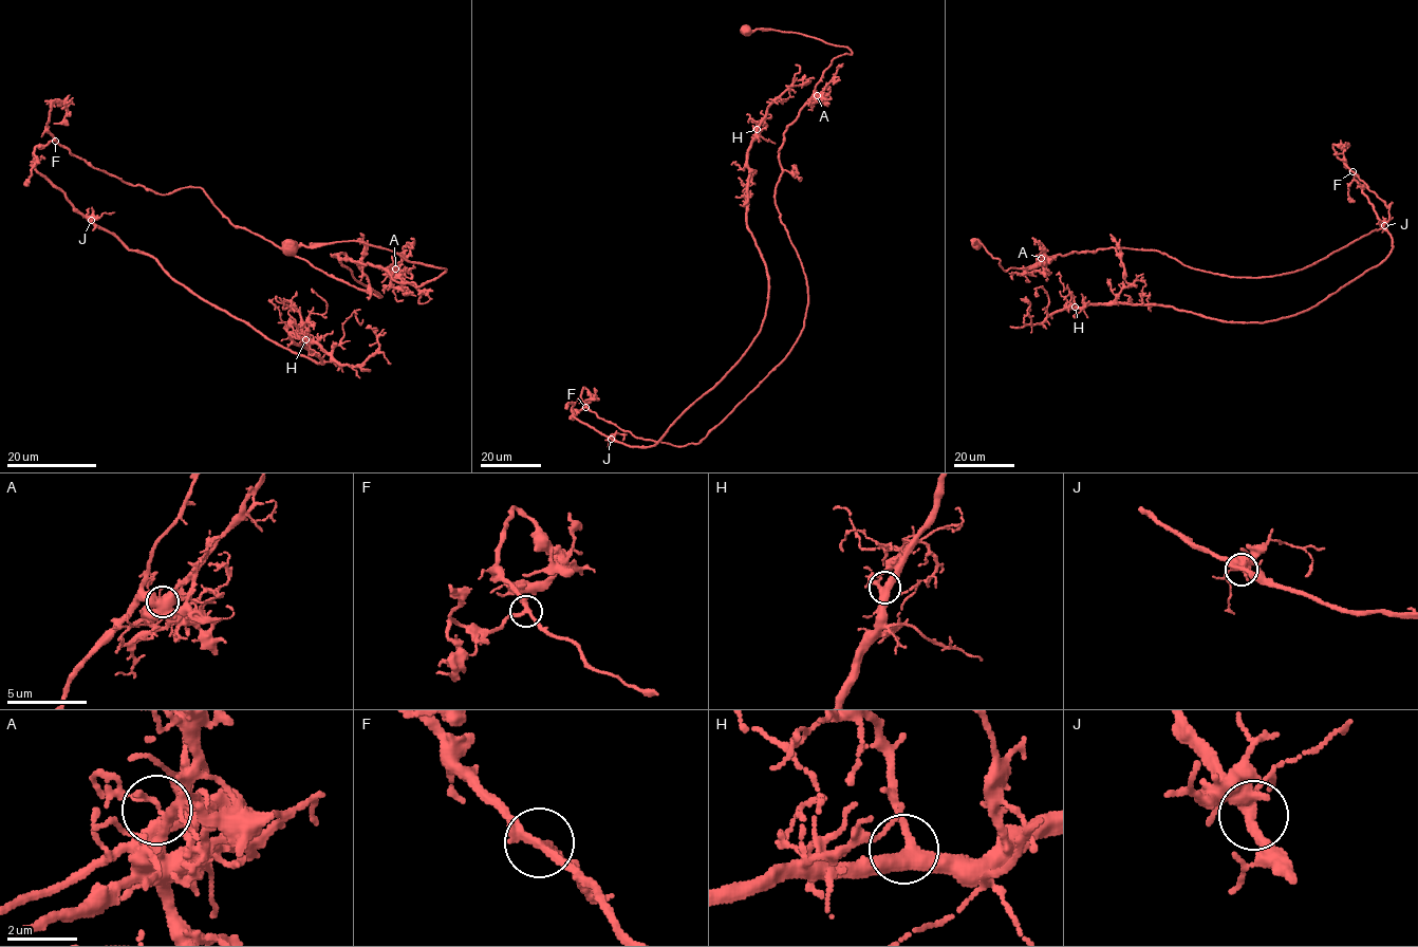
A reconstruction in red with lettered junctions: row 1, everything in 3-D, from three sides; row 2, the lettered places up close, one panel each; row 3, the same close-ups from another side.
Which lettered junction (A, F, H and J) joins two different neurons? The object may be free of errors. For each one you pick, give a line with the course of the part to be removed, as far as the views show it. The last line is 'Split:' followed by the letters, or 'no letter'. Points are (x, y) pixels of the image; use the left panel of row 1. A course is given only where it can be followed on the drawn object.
F: course (55, 141), (35, 168), (78, 211), (292, 352), (323, 361), (295, 335), (355, 366), (376, 328)
Split: F

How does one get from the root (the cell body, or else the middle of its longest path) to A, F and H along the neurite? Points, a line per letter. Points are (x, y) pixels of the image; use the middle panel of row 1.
A: (637, 437), (698, 444), (799, 336), (807, 283), (775, 191), (784, 131), (817, 95)
F: (637, 437), (600, 419), (586, 406)
H: (637, 437), (572, 408), (602, 434), (651, 447), (761, 328), (768, 276), (746, 222), (757, 129)

